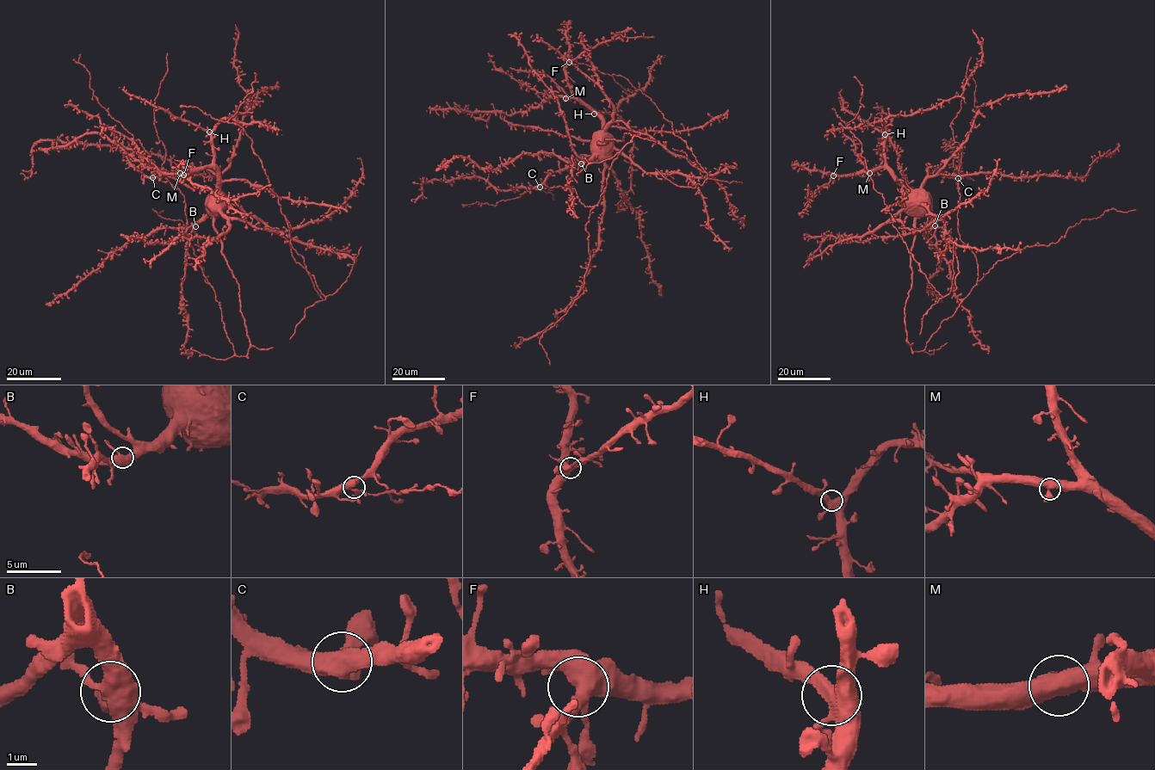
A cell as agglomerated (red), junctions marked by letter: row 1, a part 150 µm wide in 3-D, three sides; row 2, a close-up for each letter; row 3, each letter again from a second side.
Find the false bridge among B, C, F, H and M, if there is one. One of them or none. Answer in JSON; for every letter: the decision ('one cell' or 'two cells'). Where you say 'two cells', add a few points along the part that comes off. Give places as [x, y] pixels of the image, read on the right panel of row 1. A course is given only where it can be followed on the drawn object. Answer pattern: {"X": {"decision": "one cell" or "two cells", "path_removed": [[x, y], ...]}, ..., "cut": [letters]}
{"B": {"decision": "one cell"}, "C": {"decision": "one cell"}, "F": {"decision": "one cell"}, "H": {"decision": "one cell"}, "M": {"decision": "one cell"}, "cut": []}

